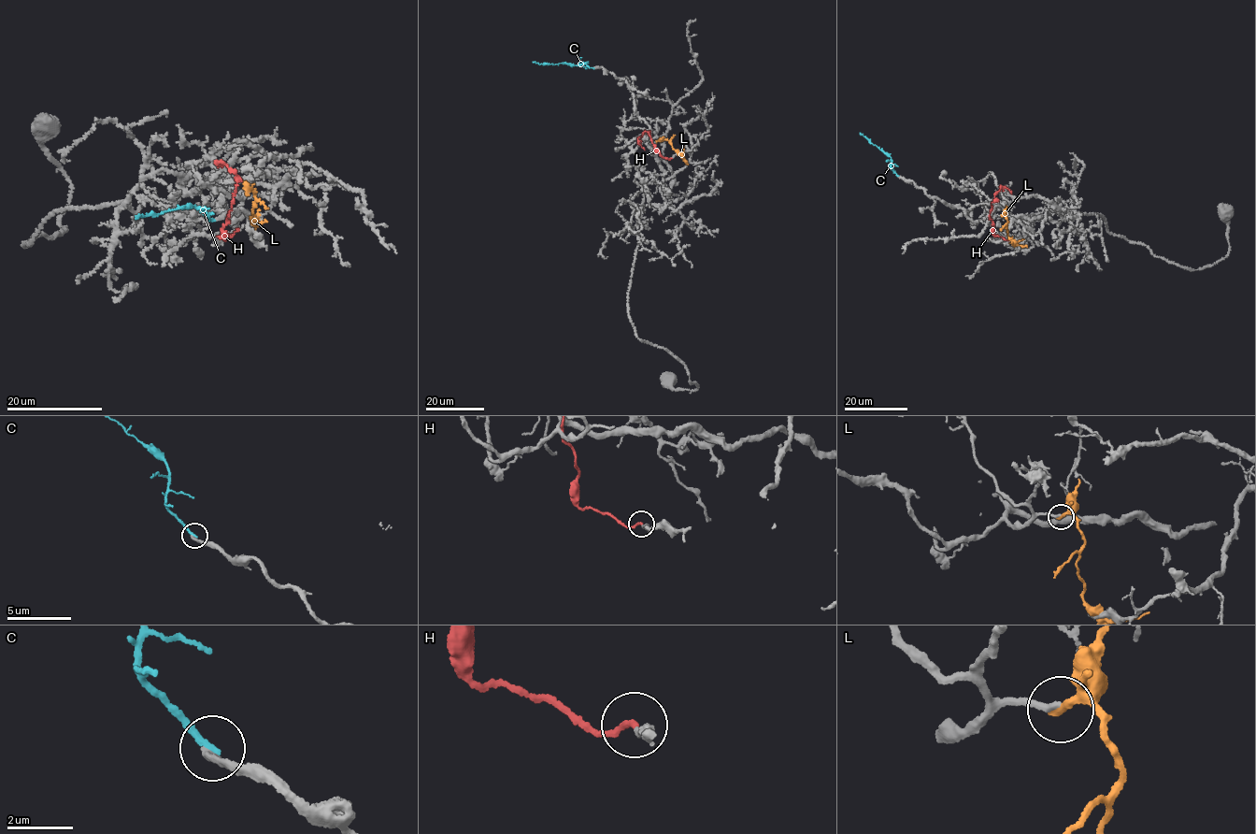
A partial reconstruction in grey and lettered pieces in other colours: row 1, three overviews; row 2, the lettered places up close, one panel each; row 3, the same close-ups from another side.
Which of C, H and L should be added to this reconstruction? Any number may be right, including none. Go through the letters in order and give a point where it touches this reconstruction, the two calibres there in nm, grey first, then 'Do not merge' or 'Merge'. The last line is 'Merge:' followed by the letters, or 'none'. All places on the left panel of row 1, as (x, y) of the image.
C: Touches grey at (214, 219). Thickness 280 nm (grey) against 220 nm. Do not merge
H: Touches grey at (237, 229). Thickness 180 nm (grey) against 180 nm. Do not merge
L: Touches grey at (247, 194). Thickness 200 nm (grey) against 240 nm. Do not merge
Merge: none

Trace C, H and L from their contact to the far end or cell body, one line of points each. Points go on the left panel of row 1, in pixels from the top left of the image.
C: (213, 220), (193, 207), (135, 218)
H: (237, 228), (223, 238), (222, 225), (228, 221), (236, 175), (216, 162), (218, 166)
L: (246, 194), (252, 189), (254, 192), (255, 208), (250, 219), (254, 223), (256, 220)

